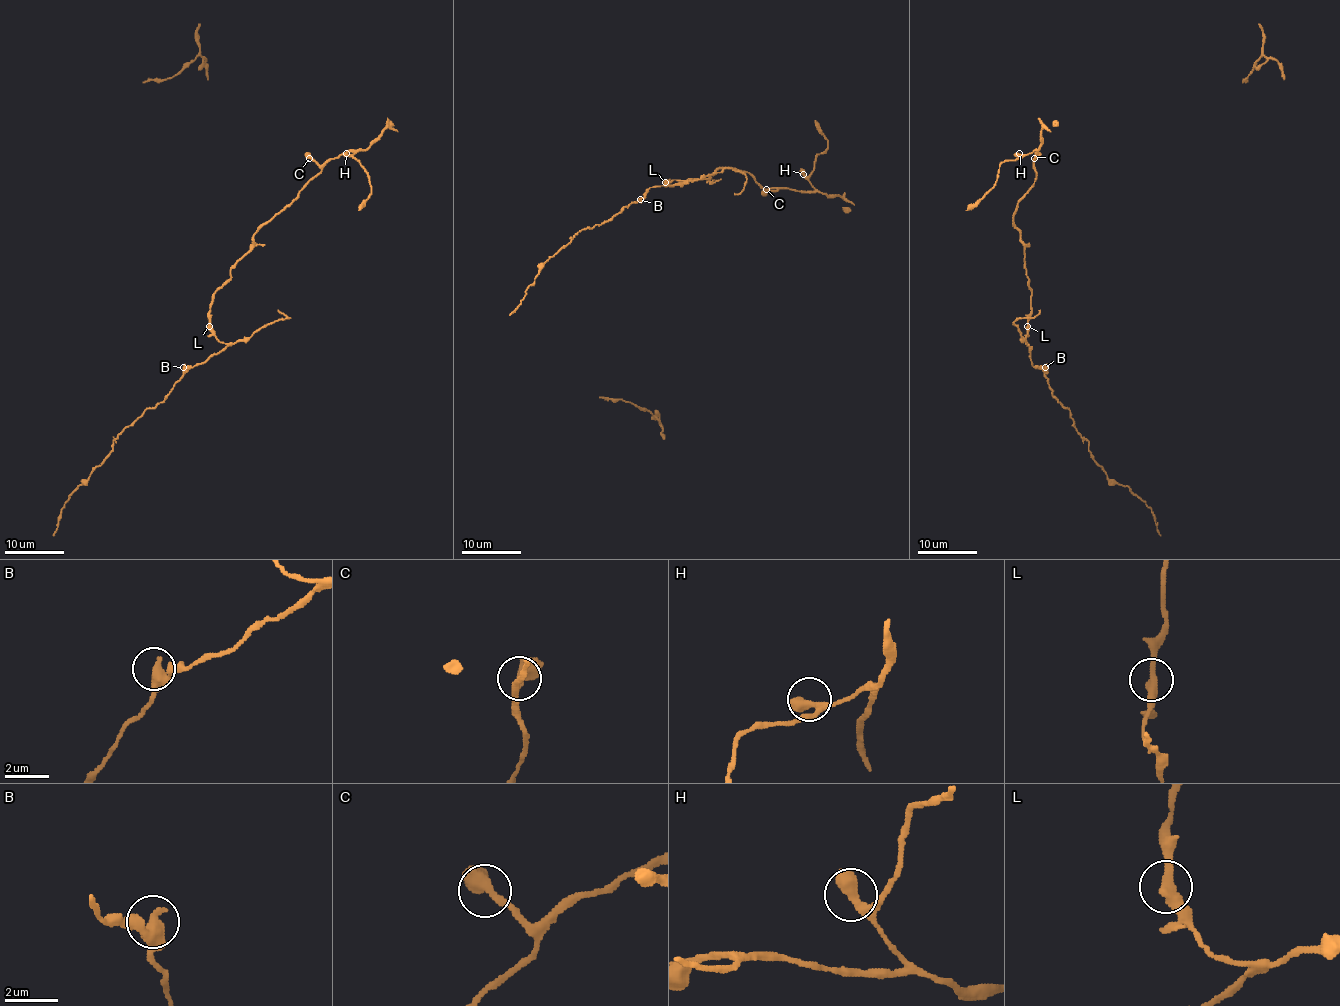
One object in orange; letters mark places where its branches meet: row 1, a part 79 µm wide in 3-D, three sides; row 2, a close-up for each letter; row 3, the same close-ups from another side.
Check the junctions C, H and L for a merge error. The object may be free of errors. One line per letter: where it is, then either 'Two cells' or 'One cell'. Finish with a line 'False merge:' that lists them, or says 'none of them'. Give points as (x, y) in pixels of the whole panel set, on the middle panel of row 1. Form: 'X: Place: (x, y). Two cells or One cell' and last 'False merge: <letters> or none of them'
C: Place: (766, 189). One cell
H: Place: (803, 174). One cell
L: Place: (665, 182). Two cells
False merge: L

